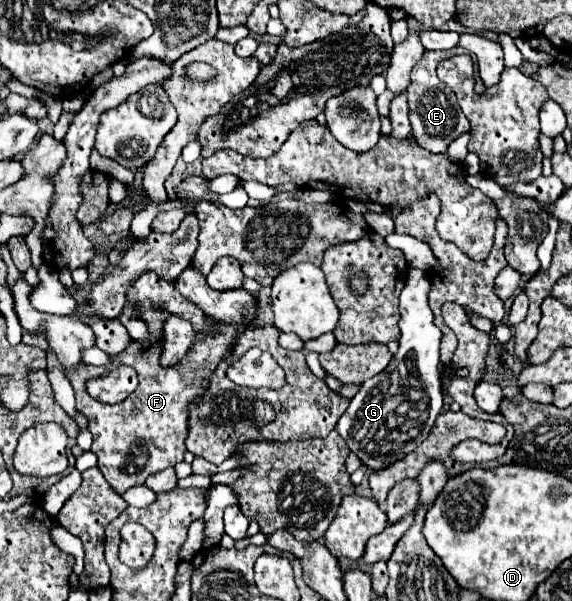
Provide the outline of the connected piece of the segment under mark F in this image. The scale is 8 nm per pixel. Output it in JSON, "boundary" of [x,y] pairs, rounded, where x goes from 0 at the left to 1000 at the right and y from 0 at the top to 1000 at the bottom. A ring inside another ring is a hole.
{"boundary":[[[252,454],[241,468],[234,468],[220,481],[224,507],[241,514],[241,531],[248,531],[262,551],[259,564],[252,567],[231,567],[213,587],[196,591],[196,607],[140,607],[133,614],[115,614],[115,627],[122,631],[129,651],[133,651],[133,684],[143,687],[154,697],[154,717],[161,720],[161,754],[171,760],[171,780],[185,794],[185,800],[196,807],[203,820],[217,820],[220,814],[234,807],[248,807],[259,790],[283,784],[290,777],[304,777],[308,770],[322,767],[322,734],[329,727],[329,697],[332,697],[332,674],[346,671],[346,664],[357,661],[360,647],[367,644],[364,631],[353,631],[346,621],[357,614],[374,617],[381,604],[406,584],[413,564],[444,537],[444,527],[430,524],[427,537],[416,541],[385,541],[371,527],[364,527],[350,511],[343,511],[336,501],[322,498],[301,471],[276,464],[276,458]],[[294,524],[311,524],[336,537],[346,564],[339,564],[336,577],[325,587],[325,597],[318,597],[308,607],[283,611],[280,607],[280,587],[283,587],[283,557],[287,557],[287,537]],[[227,607],[245,624],[245,637],[227,657],[227,664],[206,671],[206,674],[185,674],[171,671],[168,664],[157,664],[150,657],[150,627],[161,624],[182,624],[185,617],[196,617],[199,611]]]}

